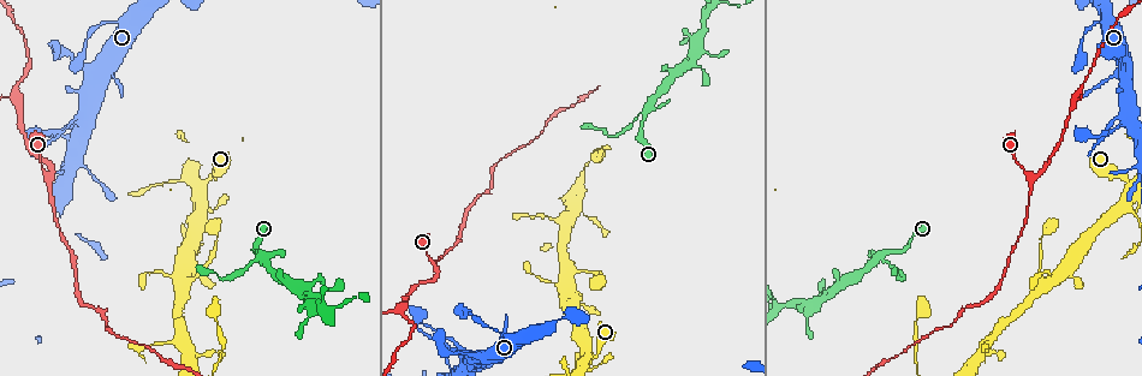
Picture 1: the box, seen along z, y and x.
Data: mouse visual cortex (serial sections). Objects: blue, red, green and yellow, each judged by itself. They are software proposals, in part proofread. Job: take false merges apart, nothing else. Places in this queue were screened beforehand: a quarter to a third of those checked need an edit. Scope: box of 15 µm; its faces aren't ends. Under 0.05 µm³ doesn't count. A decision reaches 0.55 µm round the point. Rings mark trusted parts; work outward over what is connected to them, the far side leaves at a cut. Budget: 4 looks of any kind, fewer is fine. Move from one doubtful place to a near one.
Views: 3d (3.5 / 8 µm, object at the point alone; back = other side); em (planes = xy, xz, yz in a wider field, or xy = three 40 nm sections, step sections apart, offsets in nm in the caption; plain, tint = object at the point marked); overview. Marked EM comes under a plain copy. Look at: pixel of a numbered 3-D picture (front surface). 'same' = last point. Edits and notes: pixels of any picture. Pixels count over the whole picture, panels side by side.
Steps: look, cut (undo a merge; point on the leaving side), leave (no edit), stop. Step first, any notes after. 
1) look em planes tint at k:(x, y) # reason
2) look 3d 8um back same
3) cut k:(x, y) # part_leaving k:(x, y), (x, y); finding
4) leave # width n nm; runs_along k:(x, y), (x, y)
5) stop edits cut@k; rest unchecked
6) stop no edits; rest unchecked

look 3d 3.5um at 1:(198, 198) # four-way junction

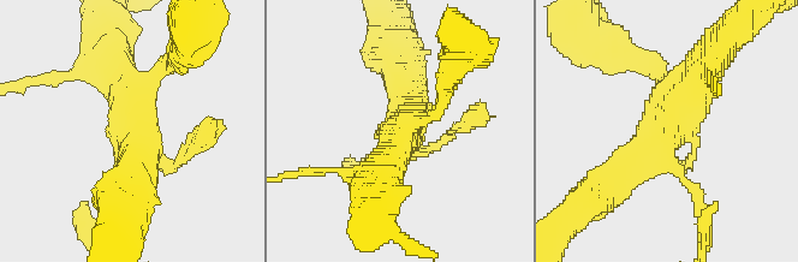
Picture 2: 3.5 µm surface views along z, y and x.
look em planes tint at 2:(132, 124) # shape alone is not enough

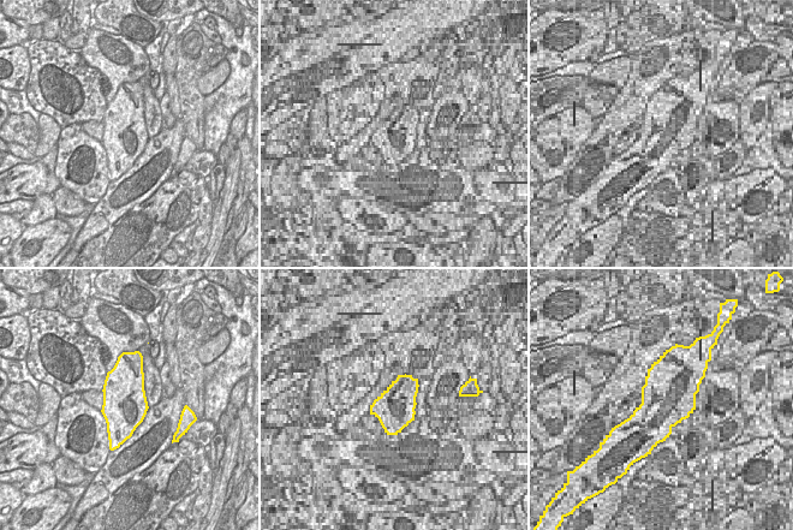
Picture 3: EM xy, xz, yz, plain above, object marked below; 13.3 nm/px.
leave # continuous, no second cell

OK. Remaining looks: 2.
look 3d 8um at 1:(186, 275) # three arms meet

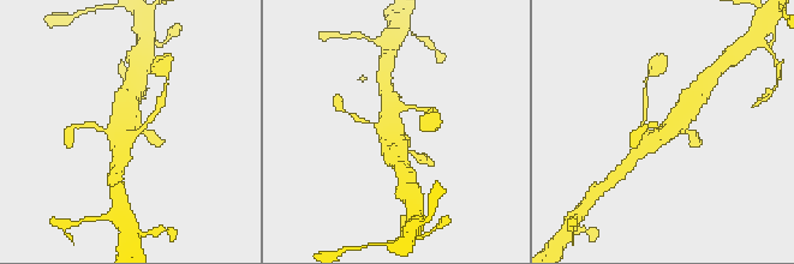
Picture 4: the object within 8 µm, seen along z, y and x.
look em xy step 5 tint at 4:(393, 137) # now the EM

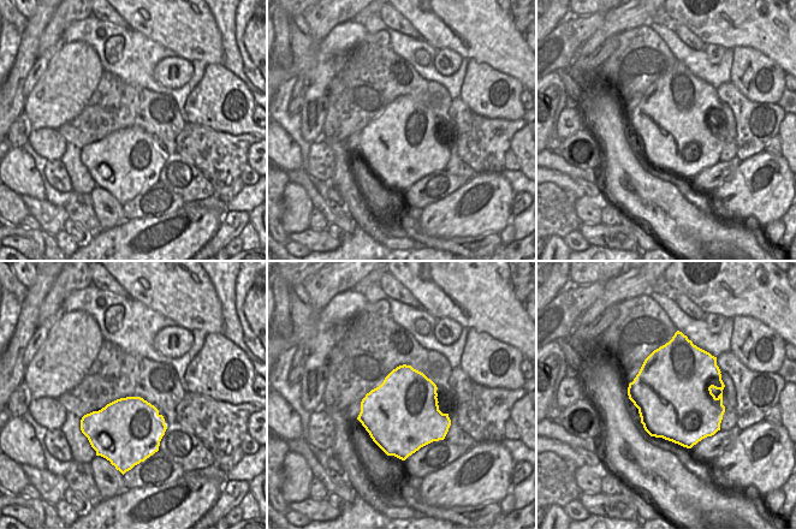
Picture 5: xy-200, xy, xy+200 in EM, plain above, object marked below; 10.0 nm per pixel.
leave # width 750 nm; runs_along 4:(700, 92), (674, 124), (651, 140); continuous, no second cell

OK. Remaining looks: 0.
stop no edits; rest unchecked

